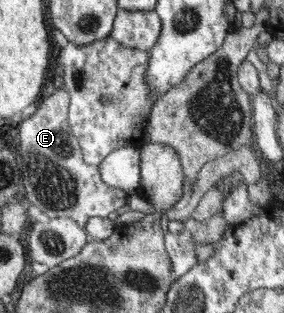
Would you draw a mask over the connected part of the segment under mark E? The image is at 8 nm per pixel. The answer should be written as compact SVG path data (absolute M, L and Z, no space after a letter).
M59 89L41 101L35 117L17 125L20 139L18 161L27 201L42 209L50 218L69 218L85 229L89 217L108 218L109 213L117 213L126 204L128 194L107 185L98 166L85 163L81 146L67 121L69 103L69 93Z

